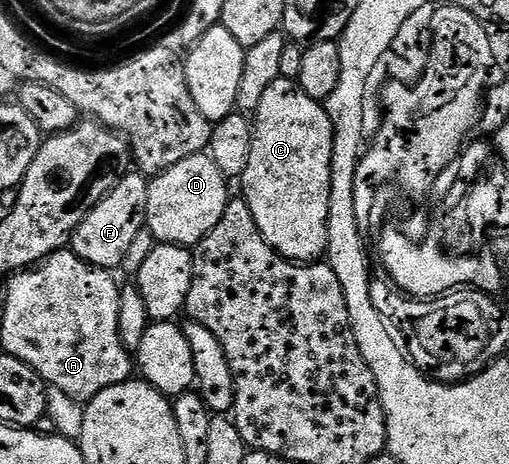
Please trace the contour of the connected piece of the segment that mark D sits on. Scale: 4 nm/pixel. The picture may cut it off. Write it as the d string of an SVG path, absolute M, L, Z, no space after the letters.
M210 153L194 154L181 160L181 164L173 164L173 168L163 170L148 181L146 229L151 231L156 243L168 242L188 248L198 246L206 234L217 228L217 220L225 216L229 201L227 186L228 179L223 177Z

